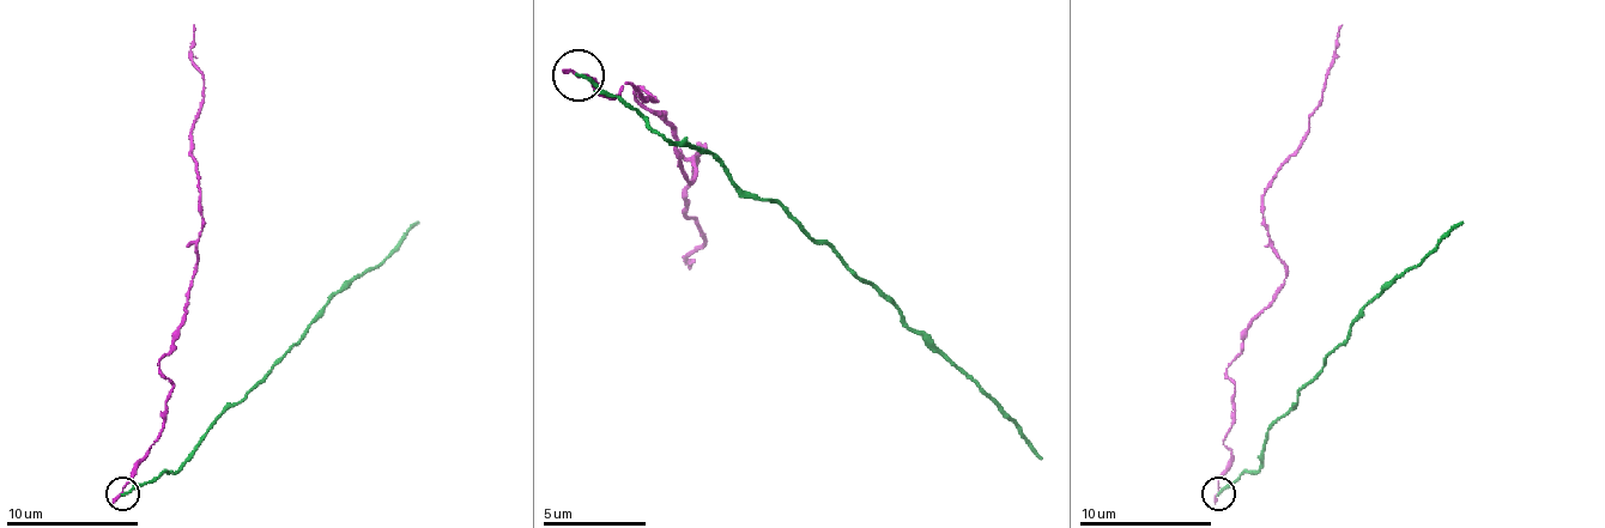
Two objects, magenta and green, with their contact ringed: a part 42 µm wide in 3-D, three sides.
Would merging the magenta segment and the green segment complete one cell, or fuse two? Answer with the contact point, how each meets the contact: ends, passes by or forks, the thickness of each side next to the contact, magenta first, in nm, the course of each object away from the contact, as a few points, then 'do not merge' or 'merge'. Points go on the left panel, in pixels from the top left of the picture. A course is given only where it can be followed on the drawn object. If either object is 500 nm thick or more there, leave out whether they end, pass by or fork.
at (122, 493); magenta ends there; green ends there; 190 nm thick on the magenta side, 140 nm on the other; magenta runs (123, 493), (167, 420), (173, 384), (159, 368), (203, 232), (193, 24); green runs (123, 493), (173, 473), (206, 430), (302, 338), (312, 317), (371, 272), (417, 222); do not merge

